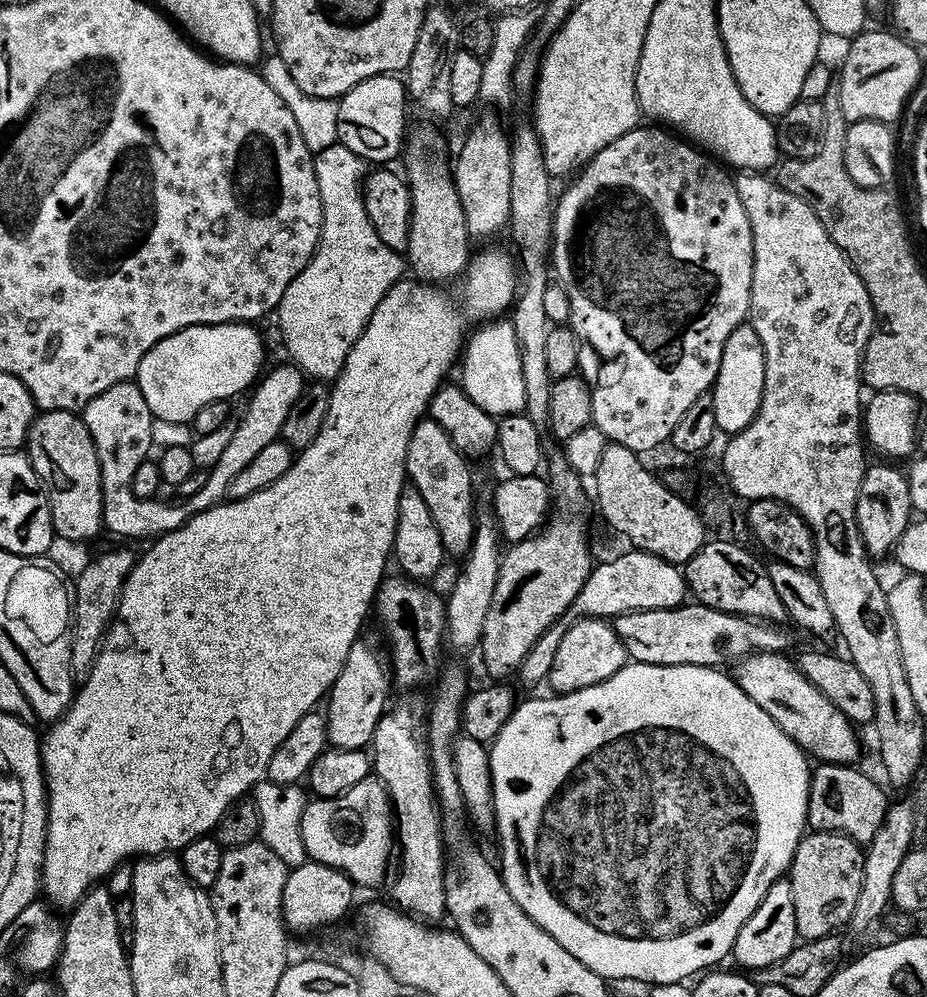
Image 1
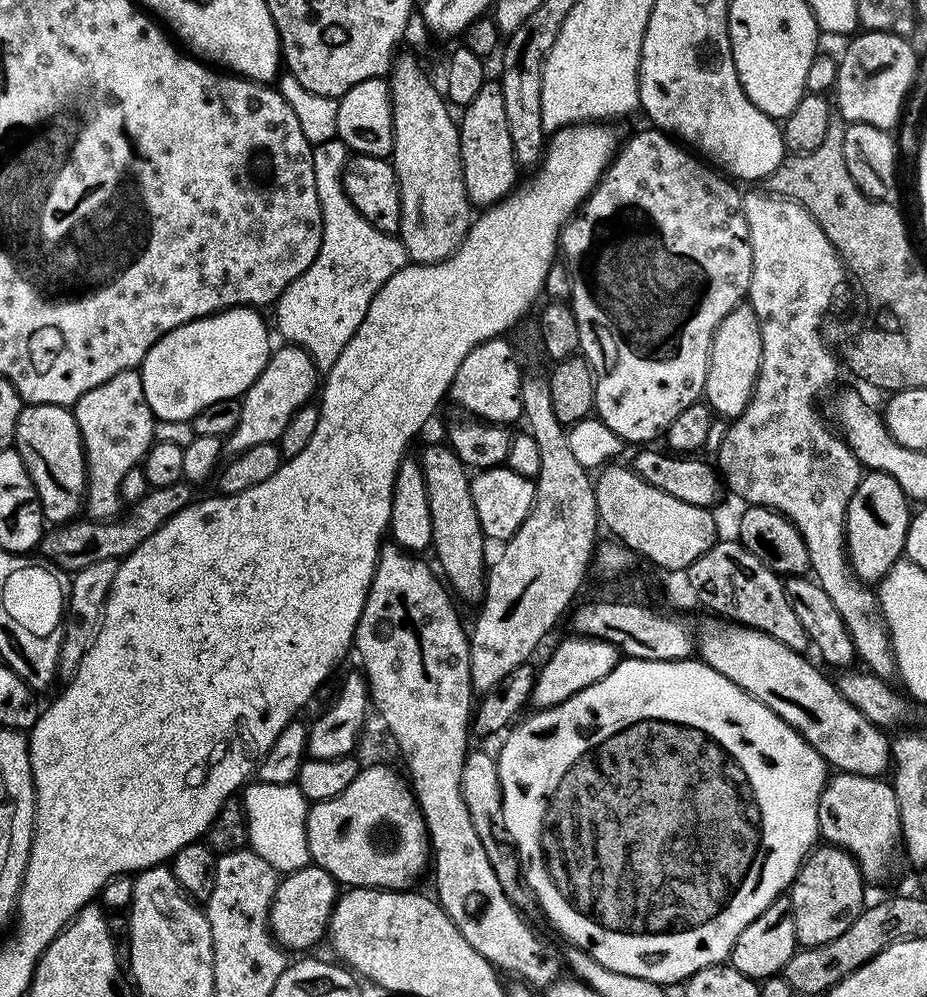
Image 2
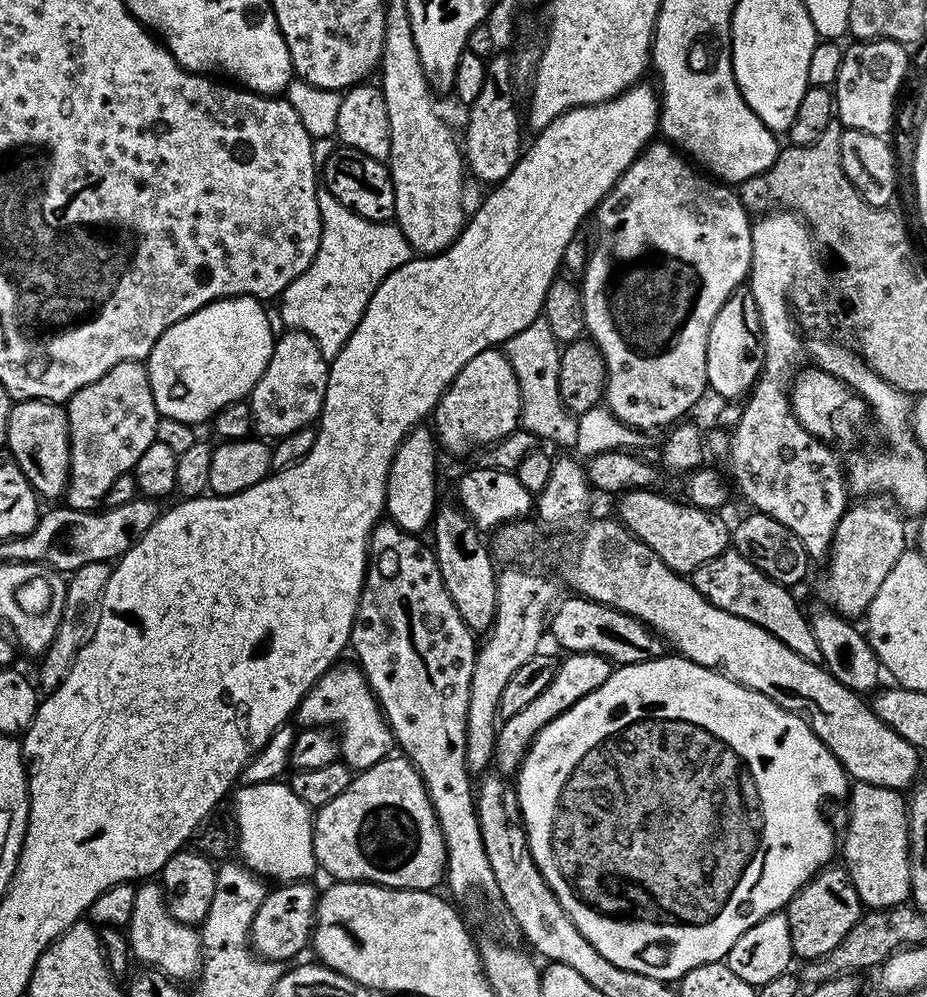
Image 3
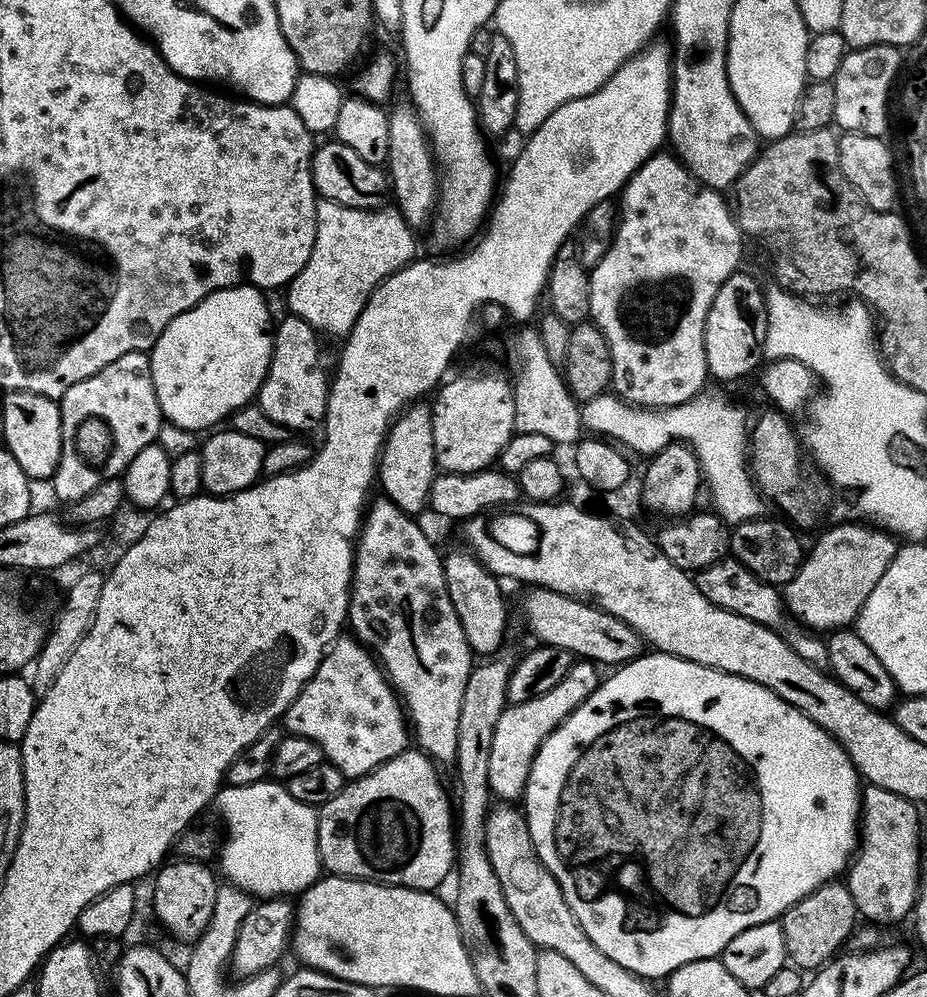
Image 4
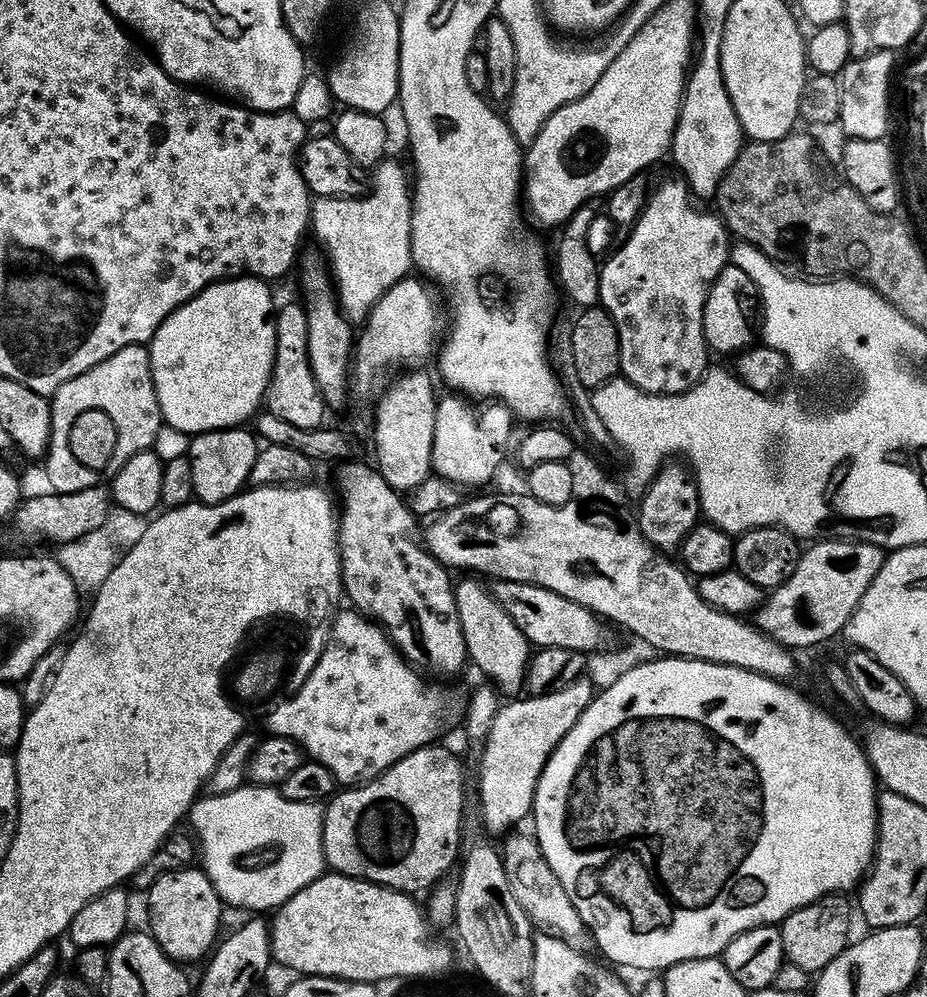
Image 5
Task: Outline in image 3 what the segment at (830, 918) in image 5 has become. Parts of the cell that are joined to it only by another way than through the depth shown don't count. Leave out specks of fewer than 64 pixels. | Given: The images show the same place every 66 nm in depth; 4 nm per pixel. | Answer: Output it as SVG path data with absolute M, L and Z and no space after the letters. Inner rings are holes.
M832 867L821 868L807 884L800 887L786 906L790 922L790 946L797 961L820 960L830 954L861 918L858 890L854 890L854 882L848 876L847 868Z

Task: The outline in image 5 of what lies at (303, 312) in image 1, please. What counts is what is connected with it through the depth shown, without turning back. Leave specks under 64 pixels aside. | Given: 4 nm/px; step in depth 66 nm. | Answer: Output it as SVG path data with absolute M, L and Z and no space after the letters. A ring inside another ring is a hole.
M391 158L375 165L370 187L363 196L318 196L313 199L310 226L324 243L322 252L330 265L340 306L349 321L367 320L382 294L413 271L411 225L410 178L404 174L403 166Z

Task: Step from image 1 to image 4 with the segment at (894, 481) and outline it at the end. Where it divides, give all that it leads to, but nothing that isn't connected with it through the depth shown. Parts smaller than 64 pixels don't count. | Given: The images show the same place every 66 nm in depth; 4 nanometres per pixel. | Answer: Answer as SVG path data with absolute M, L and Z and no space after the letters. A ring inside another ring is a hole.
M864 522L851 523L826 529L816 545L807 549L798 574L782 588L789 617L820 634L855 625L866 598L870 598L882 574L886 574L886 566L896 556L898 540L892 533Z

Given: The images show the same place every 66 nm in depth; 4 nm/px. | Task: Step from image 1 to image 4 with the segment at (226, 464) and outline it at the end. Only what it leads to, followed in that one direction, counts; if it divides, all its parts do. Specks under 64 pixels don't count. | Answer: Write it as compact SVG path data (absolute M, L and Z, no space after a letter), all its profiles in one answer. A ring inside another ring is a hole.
M288 314L280 325L275 325L274 335L272 337L272 357L268 372L260 383L258 393L258 403L266 418L270 418L276 424L286 426L293 433L304 434L307 428L323 425L324 415L328 409L328 389L330 387L329 373L324 373L320 369L320 340L316 329L310 326L302 318ZM131 352L122 354L122 358L114 358L98 374L90 374L90 378L82 378L82 382L74 382L70 390L61 396L59 401L62 418L62 454L58 458L56 472L52 475L50 487L58 499L65 505L86 498L102 481L110 476L120 476L128 463L150 443L148 428L156 424L160 403L152 381L152 361L148 352Z

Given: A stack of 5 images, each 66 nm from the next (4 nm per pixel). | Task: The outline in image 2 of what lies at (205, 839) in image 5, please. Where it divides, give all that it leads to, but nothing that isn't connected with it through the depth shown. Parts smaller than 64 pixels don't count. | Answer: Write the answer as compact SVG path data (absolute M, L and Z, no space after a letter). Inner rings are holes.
M252 782L243 789L242 803L244 805L244 813L248 819L248 844L252 851L257 852L262 858L266 858L266 862L270 862L270 866L276 868L277 873L287 874L296 872L300 868L308 867L310 857L308 854L308 810L309 801L295 786L291 784L262 784Z

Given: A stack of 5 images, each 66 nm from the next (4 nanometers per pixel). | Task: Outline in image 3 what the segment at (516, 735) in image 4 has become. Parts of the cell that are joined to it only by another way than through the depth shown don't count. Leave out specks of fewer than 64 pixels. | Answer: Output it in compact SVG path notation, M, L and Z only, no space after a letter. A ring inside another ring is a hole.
M574 652L565 655L559 661L553 680L548 686L532 702L526 704L522 710L518 710L518 714L505 719L499 725L496 734L496 754L494 757L495 767L500 767L501 773L515 773L524 756L528 753L528 747L532 745L532 740L546 727L546 725L554 718L558 718L558 714L562 714L570 706L574 706L574 702L578 702L582 698L586 698L586 694L593 692L598 686L602 686L602 682L606 682L606 678L610 678L610 674L614 670L612 661L599 656L593 652Z

